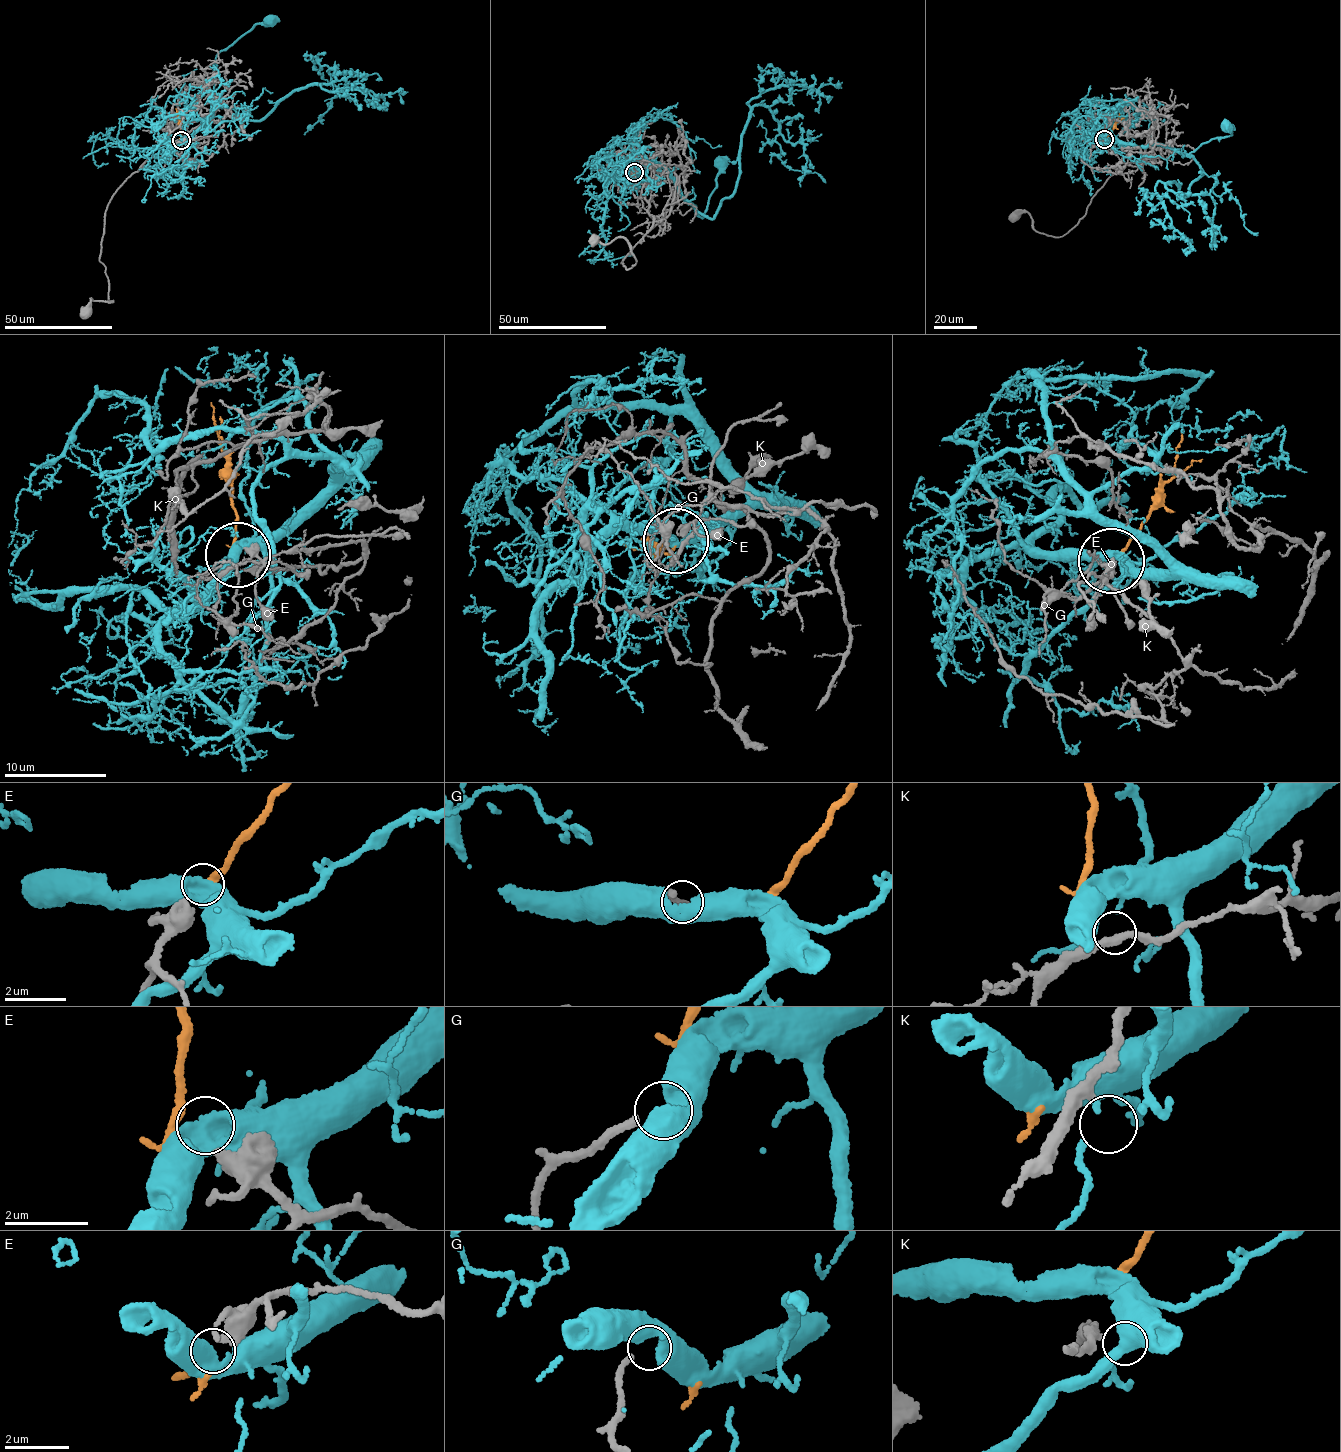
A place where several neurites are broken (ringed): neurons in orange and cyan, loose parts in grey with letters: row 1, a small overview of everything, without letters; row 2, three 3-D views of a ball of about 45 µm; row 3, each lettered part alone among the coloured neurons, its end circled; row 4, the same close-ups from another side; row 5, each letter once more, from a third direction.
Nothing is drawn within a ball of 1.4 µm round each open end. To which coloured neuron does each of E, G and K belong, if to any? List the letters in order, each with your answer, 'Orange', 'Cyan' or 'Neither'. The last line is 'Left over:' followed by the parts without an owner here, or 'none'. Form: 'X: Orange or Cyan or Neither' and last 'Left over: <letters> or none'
E: Neither
G: Neither
K: Neither
Left over: E, G, K

